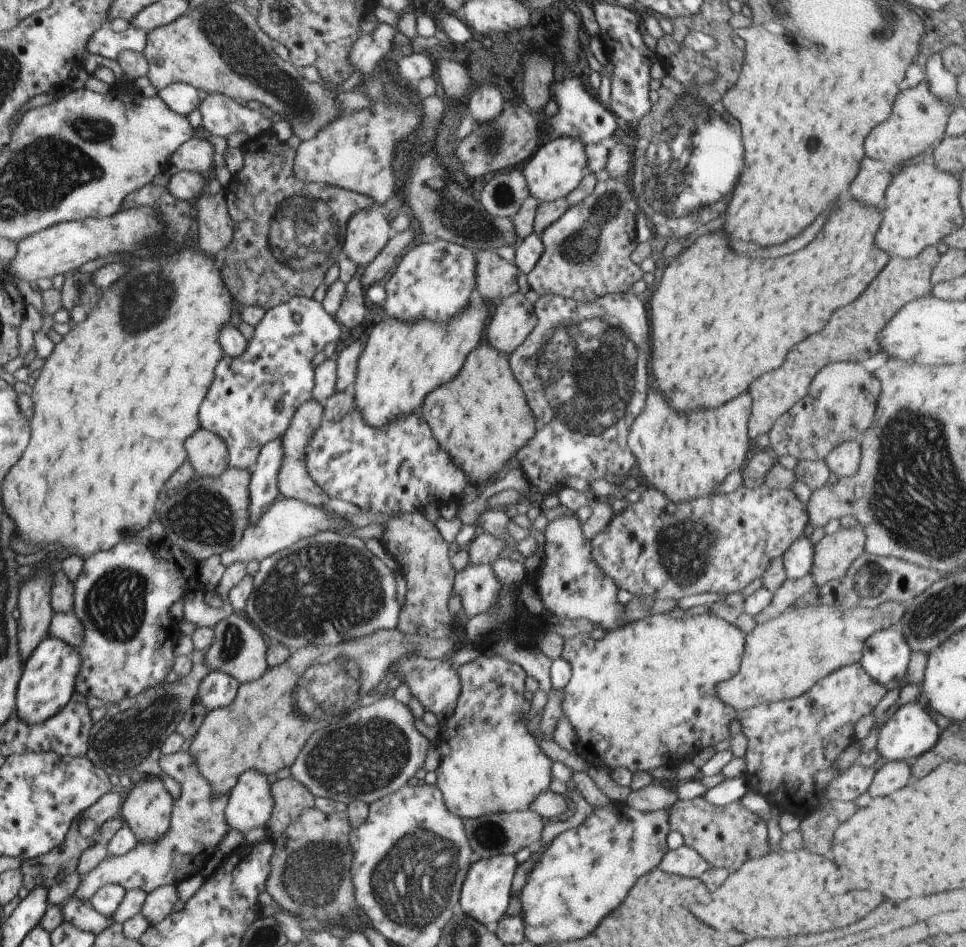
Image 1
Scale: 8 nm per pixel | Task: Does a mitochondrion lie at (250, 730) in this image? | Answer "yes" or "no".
no

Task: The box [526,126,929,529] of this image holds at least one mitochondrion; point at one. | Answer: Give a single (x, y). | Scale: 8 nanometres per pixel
(578, 245)

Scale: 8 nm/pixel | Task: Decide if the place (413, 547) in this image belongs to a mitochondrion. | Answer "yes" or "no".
no

